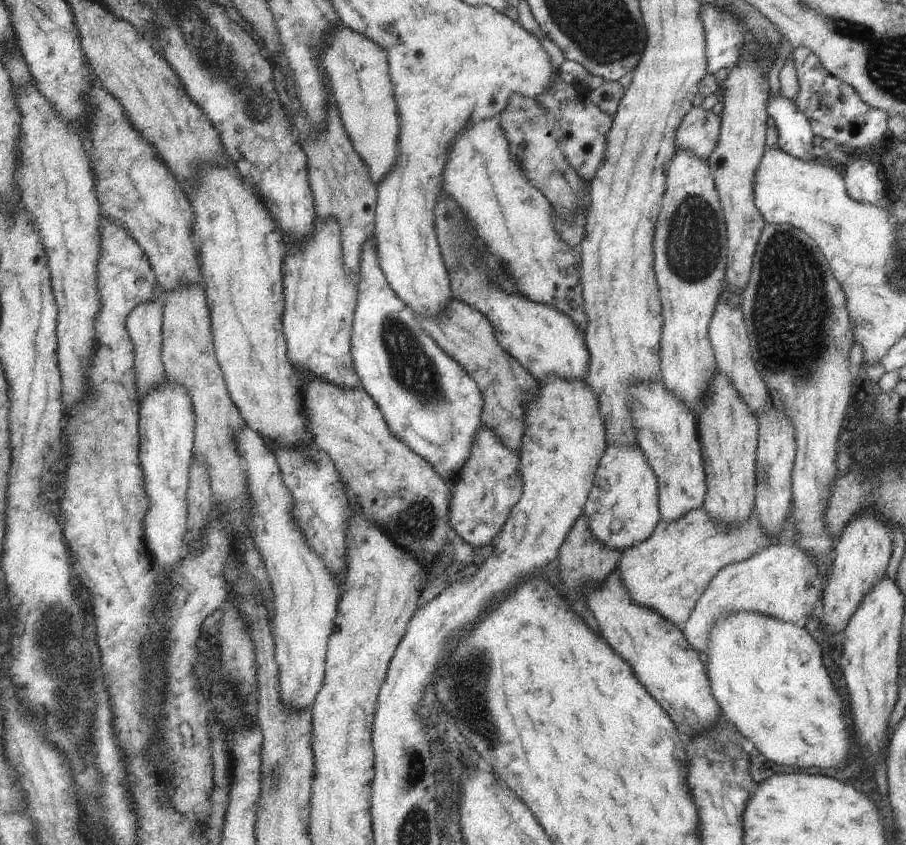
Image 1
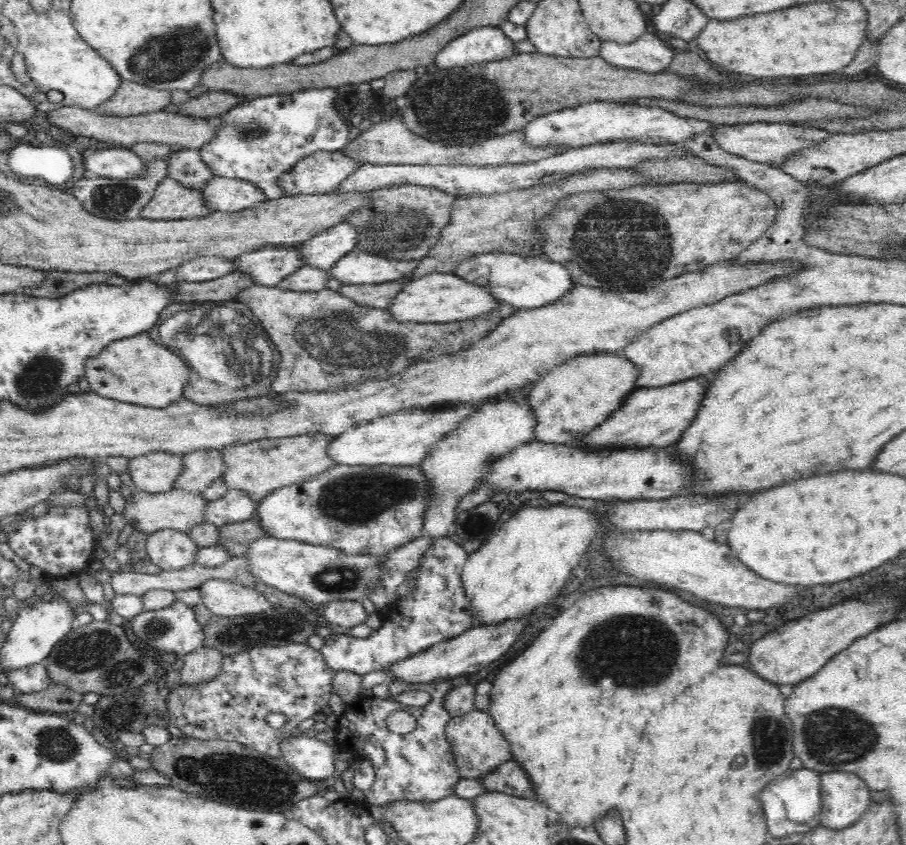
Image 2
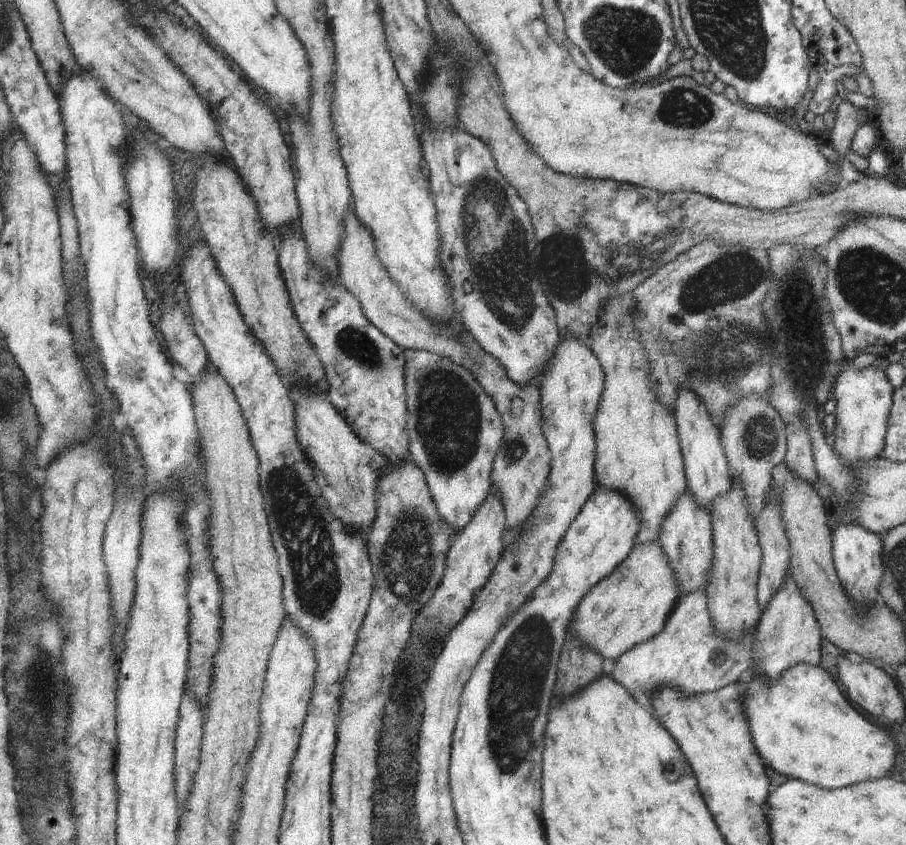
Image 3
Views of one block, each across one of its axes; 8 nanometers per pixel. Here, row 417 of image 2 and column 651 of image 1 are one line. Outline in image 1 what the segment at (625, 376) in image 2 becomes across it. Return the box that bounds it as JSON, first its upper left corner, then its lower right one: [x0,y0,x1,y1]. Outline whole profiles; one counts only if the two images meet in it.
[615,508,795,630]

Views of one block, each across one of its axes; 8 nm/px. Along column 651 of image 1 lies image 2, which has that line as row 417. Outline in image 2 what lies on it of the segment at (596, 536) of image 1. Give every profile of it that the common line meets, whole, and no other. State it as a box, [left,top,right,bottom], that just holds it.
[420,398,536,540]

